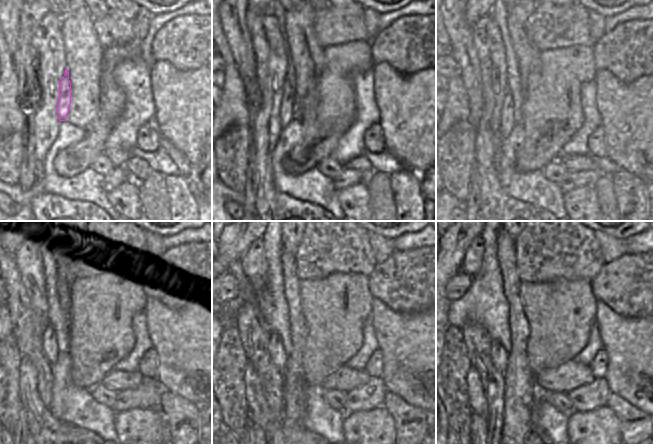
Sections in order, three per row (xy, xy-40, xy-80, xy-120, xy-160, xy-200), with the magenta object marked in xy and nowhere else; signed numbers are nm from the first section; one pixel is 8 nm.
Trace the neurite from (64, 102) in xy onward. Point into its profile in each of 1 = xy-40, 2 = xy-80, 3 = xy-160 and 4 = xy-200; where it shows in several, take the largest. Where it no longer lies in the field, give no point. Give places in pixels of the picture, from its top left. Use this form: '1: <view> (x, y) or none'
1: xy-40 (286, 109)
2: xy-80 (507, 113)
3: xy-160 (277, 355)
4: xy-200 (500, 358)

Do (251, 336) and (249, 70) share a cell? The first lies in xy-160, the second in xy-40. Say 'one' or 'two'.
one

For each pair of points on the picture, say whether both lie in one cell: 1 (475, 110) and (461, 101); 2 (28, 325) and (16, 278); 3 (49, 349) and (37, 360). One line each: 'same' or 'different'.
1: different
2: same
3: different

